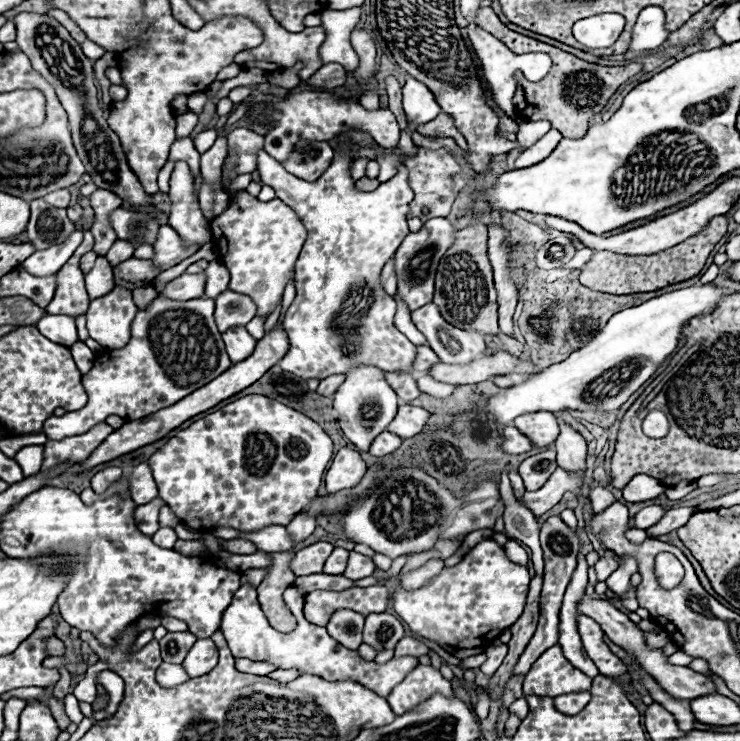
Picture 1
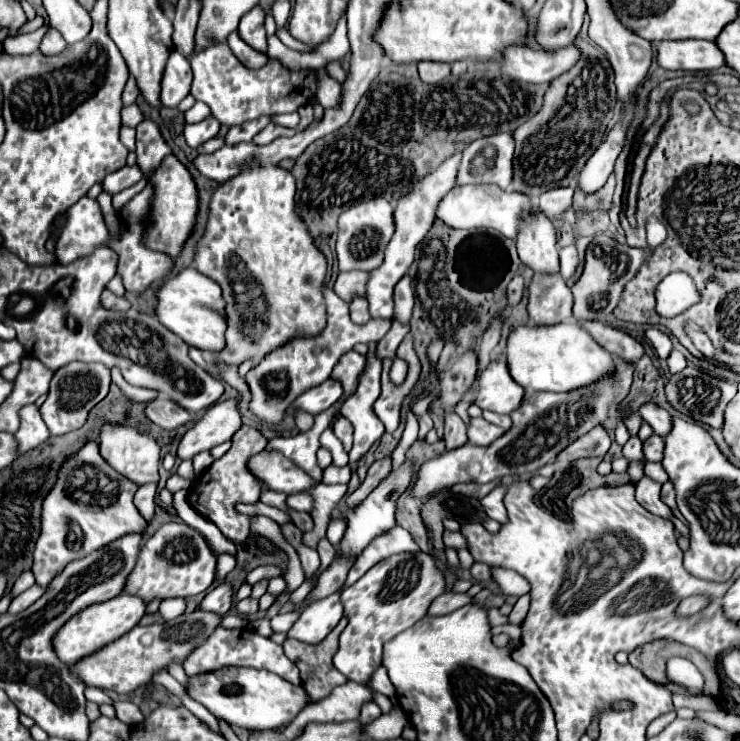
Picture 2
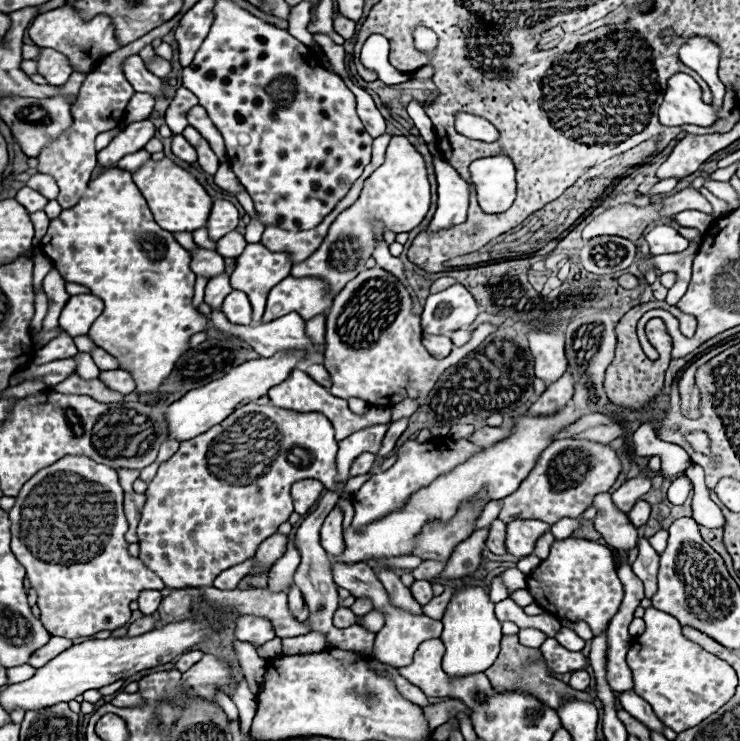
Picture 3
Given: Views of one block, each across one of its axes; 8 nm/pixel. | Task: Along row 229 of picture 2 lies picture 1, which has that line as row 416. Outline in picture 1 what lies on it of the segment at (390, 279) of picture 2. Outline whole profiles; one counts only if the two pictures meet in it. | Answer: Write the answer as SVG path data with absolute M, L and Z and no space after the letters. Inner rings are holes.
M404 404L398 408L398 414L396 418L390 422L388 430L392 434L398 434L400 438L412 438L416 436L428 422L430 418L430 412L420 408L420 406L410 406L410 404Z

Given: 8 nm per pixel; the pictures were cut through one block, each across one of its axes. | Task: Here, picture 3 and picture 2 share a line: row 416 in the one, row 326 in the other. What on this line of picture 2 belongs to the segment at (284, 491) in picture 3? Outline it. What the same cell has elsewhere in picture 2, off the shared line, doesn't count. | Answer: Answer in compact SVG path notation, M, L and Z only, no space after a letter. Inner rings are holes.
M252 158L250 168L214 188L206 232L194 248L196 270L220 284L226 302L226 350L220 354L210 352L208 362L212 364L240 366L246 360L260 362L264 354L282 348L284 342L292 338L314 338L326 328L324 286L328 264L298 214L294 194L296 182L290 170L278 164L266 166L258 158Z

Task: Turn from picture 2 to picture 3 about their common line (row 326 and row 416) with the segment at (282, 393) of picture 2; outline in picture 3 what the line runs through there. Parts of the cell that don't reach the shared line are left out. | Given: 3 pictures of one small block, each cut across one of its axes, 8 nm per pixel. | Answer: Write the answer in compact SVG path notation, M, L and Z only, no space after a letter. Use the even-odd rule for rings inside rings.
M298 368L290 374L290 378L288 378L286 382L282 382L282 384L270 388L268 396L270 396L270 402L272 402L274 406L284 408L284 410L298 410L298 412L310 412L310 410L314 410L314 412L324 414L324 416L332 422L332 426L334 426L334 430L336 430L336 440L338 440L338 442L340 442L342 438L348 438L348 436L354 434L356 430L364 430L366 426L390 422L390 408L374 408L374 406L372 406L366 414L358 416L358 414L350 412L346 400L332 396L326 388L322 388L320 384L316 384L306 372L302 372L302 370L298 370Z

